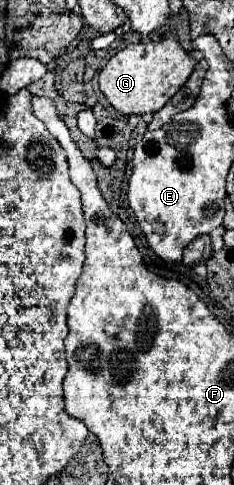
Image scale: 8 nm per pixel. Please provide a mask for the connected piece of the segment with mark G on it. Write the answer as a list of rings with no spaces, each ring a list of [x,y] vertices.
[[[166,35],[158,43],[138,43],[118,51],[100,71],[100,91],[122,115],[156,113],[184,85],[194,67],[196,61],[180,47],[176,37]]]

